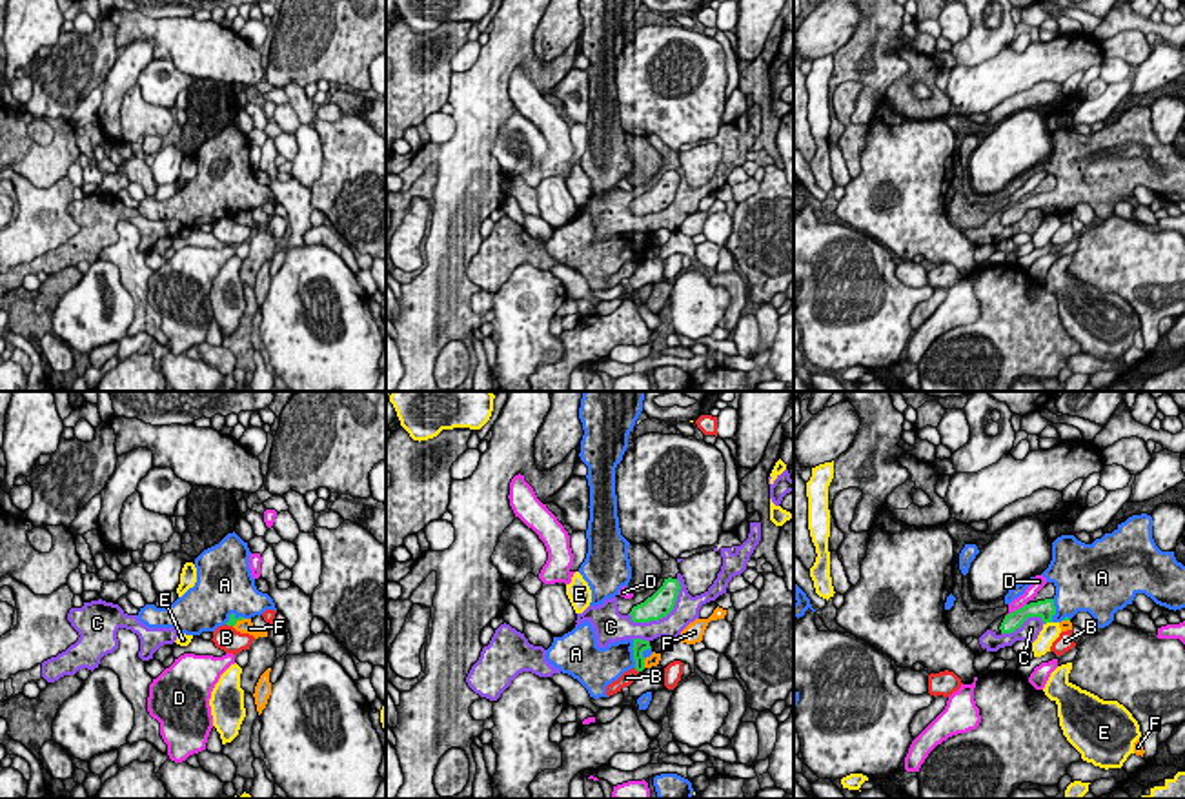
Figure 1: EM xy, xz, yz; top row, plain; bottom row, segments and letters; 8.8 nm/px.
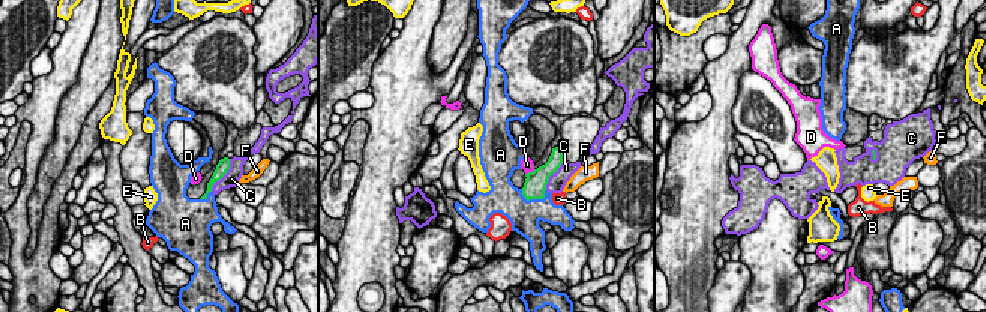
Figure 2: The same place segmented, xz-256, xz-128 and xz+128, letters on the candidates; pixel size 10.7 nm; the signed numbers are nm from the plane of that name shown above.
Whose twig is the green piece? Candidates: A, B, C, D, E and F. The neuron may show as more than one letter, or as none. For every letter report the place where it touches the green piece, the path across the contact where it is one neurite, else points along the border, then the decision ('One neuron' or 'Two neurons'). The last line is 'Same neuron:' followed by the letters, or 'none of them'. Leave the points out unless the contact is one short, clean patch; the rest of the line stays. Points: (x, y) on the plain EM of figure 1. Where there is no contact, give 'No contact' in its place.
A: Touches green at xz (634, 246). One neuron
B: Touches green at xy (230, 217). Boundary: xy (226, 215), (232, 219). Two neurons
C: Touches green at xz (665, 208). Two neurons
D: Touches green at yz (1016, 202). Boundary: yz (1025, 195), (1007, 208). Two neurons
E: Touches green at yz (1047, 213). Boundary: yz (1051, 213), (1045, 217). Two neurons
F: Touches green at xy (235, 215). Boundary: xy (243, 210), (233, 219). Two neurons
Same neuron: A

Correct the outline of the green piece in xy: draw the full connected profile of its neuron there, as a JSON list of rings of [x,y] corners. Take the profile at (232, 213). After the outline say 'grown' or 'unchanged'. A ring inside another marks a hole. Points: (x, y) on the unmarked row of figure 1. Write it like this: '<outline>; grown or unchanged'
[[[235,124],[195,151],[197,175],[167,200],[146,197],[138,213],[147,220],[175,220],[200,228],[218,218],[235,218],[242,211],[275,202],[268,186],[255,178],[249,162],[249,140]]]; grown

